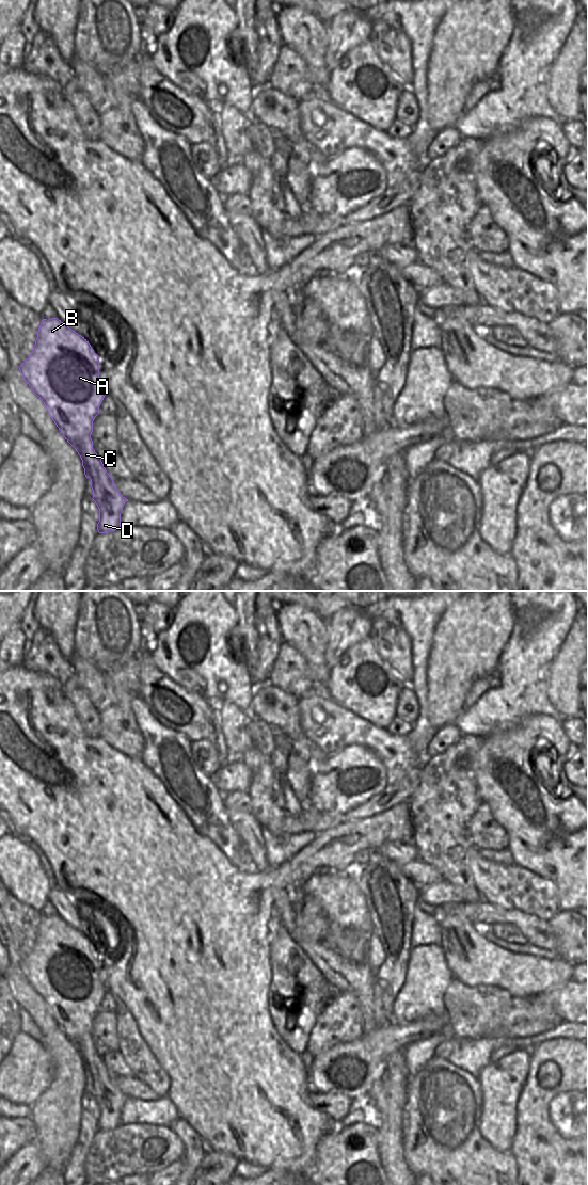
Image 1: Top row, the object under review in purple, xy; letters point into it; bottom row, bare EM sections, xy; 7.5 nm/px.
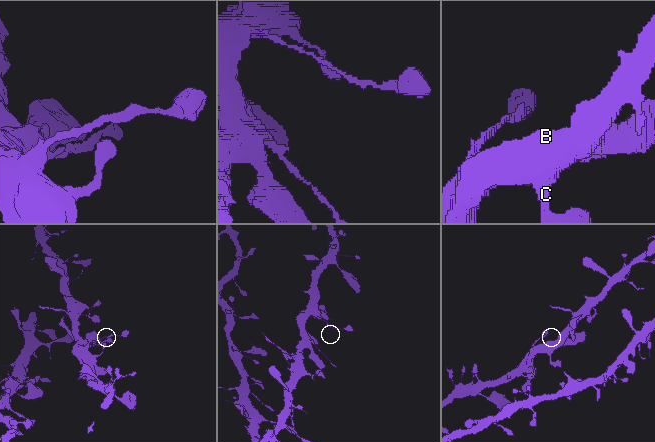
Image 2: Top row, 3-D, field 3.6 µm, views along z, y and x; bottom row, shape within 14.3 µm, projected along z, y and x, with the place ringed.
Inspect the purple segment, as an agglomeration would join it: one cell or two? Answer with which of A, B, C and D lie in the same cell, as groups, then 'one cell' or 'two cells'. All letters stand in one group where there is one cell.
A B C D | one cell

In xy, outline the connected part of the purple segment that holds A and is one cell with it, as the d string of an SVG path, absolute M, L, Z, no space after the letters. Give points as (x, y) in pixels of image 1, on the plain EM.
M58 915L43 916L31 952L18 964L27 981L44 999L50 1014L82 1057L84 1072L91 1076L93 1098L99 1106L99 1131L109 1131L121 1124L121 1110L126 1096L115 1085L101 1056L93 1046L93 1019L108 990L99 975L99 954L89 939Z

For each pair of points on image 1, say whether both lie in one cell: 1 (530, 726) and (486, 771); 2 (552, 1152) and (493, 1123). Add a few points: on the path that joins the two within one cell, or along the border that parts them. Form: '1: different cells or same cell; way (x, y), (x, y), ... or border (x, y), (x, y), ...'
1: same cell; way (517, 740), (501, 756), (490, 757)
2: different cells; border (514, 1108), (517, 1129), (510, 1151)

